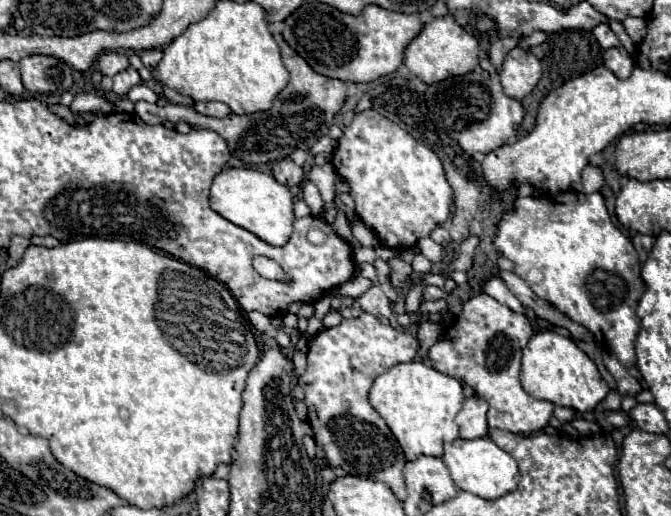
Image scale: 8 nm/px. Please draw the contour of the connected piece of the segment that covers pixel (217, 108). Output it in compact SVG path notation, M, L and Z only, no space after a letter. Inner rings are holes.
M193 102L193 110L205 116L215 116L215 118L225 118L227 114L231 114L231 110L221 102Z

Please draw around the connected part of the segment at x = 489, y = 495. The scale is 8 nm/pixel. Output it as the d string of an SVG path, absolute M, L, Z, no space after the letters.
M457 438L453 442L447 442L443 462L449 468L457 488L487 500L495 500L505 496L507 492L513 492L521 480L517 462L505 450L501 450L491 438L479 438L479 440Z

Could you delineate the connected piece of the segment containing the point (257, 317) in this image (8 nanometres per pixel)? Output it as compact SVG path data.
M249 312L248 320L257 332L263 333L269 328L269 318L265 314L261 314L261 312Z

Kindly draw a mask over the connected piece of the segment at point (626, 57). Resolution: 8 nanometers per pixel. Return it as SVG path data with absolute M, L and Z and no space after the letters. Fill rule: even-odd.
M617 46L617 48L609 48L609 50L603 52L603 64L617 78L625 80L625 78L631 76L631 72L635 68L635 58L623 46Z

